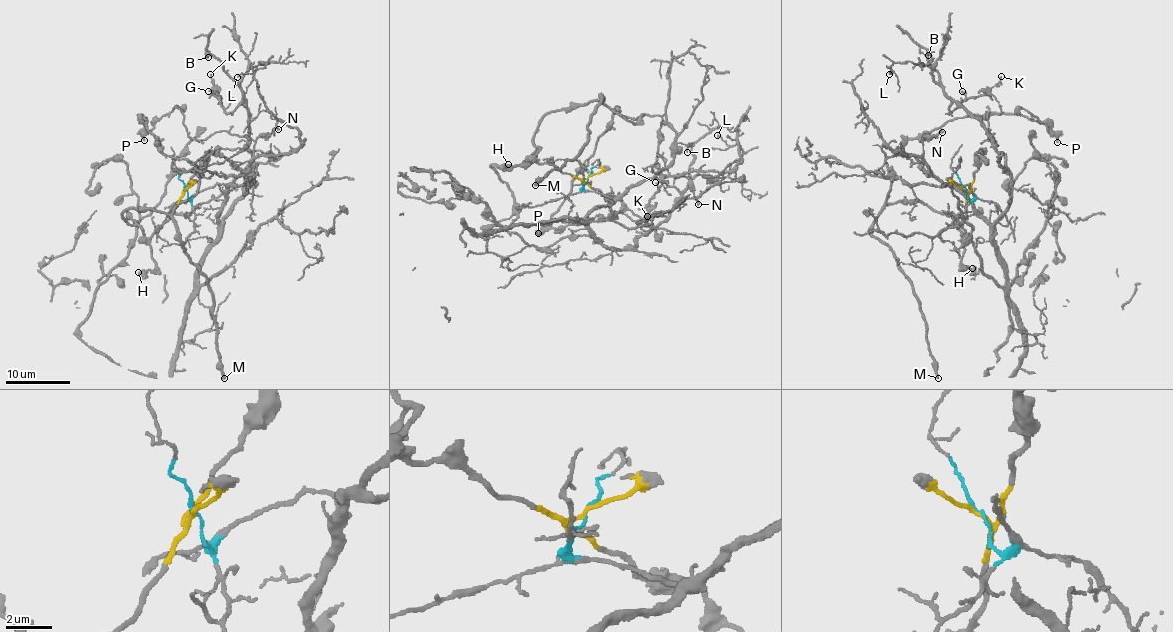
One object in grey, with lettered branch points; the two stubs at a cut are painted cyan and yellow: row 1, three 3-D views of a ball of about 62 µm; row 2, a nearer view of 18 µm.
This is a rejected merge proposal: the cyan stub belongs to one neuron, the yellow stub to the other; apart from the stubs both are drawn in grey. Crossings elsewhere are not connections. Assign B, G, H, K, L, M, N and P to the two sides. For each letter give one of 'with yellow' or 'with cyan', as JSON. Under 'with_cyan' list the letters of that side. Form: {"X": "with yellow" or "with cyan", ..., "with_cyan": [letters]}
{"B": "with cyan", "G": "with cyan", "H": "with yellow", "K": "with cyan", "L": "with cyan", "M": "with yellow", "N": "with cyan", "P": "with yellow", "with_cyan": ["B", "G", "K", "L", "N"]}

